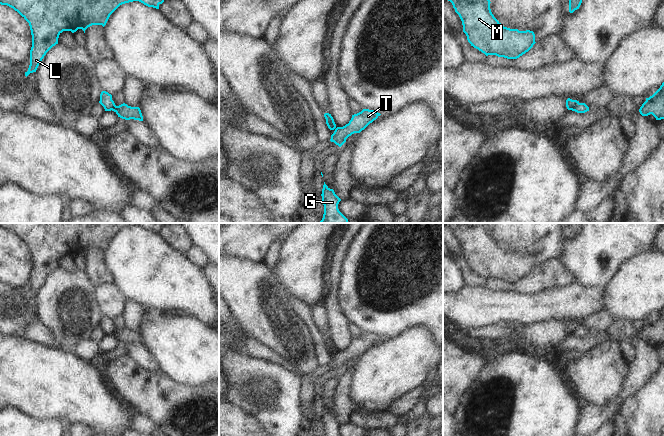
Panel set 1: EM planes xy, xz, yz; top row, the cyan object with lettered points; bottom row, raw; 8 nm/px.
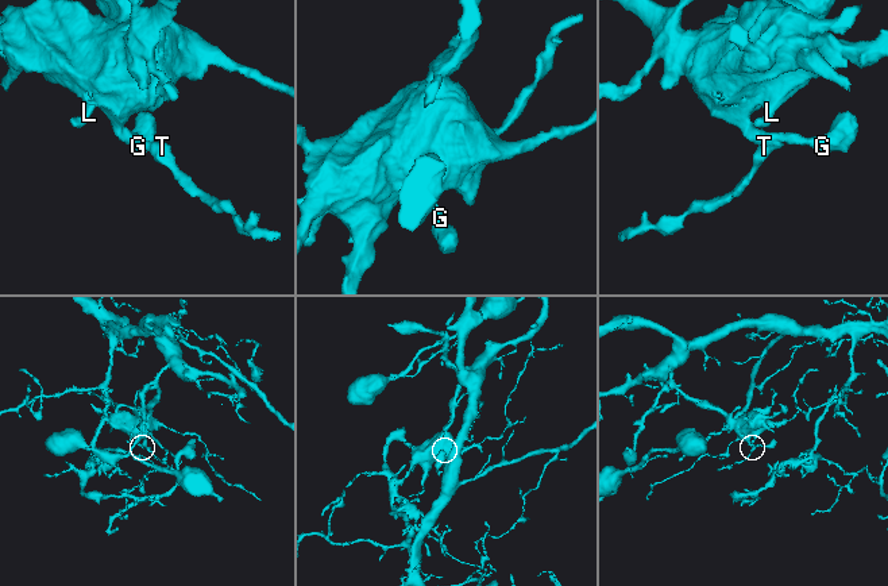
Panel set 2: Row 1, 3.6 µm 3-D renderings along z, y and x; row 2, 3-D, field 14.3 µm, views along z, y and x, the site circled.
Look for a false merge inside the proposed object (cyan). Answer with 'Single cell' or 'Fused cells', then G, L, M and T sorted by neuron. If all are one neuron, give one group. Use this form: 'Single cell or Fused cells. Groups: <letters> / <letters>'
Fused cells. Groups: G L M / T.

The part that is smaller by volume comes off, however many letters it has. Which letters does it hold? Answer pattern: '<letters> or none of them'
T.

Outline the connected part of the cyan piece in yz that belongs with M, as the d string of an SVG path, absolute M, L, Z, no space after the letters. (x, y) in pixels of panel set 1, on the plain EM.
M446 223L459 239L468 266L486 280L517 283L535 266L533 255L504 251L492 238L489 223Z

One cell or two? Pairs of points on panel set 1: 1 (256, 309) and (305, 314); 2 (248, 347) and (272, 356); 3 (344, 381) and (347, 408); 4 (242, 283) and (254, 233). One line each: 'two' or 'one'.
1: two
2: one
3: one
4: two

